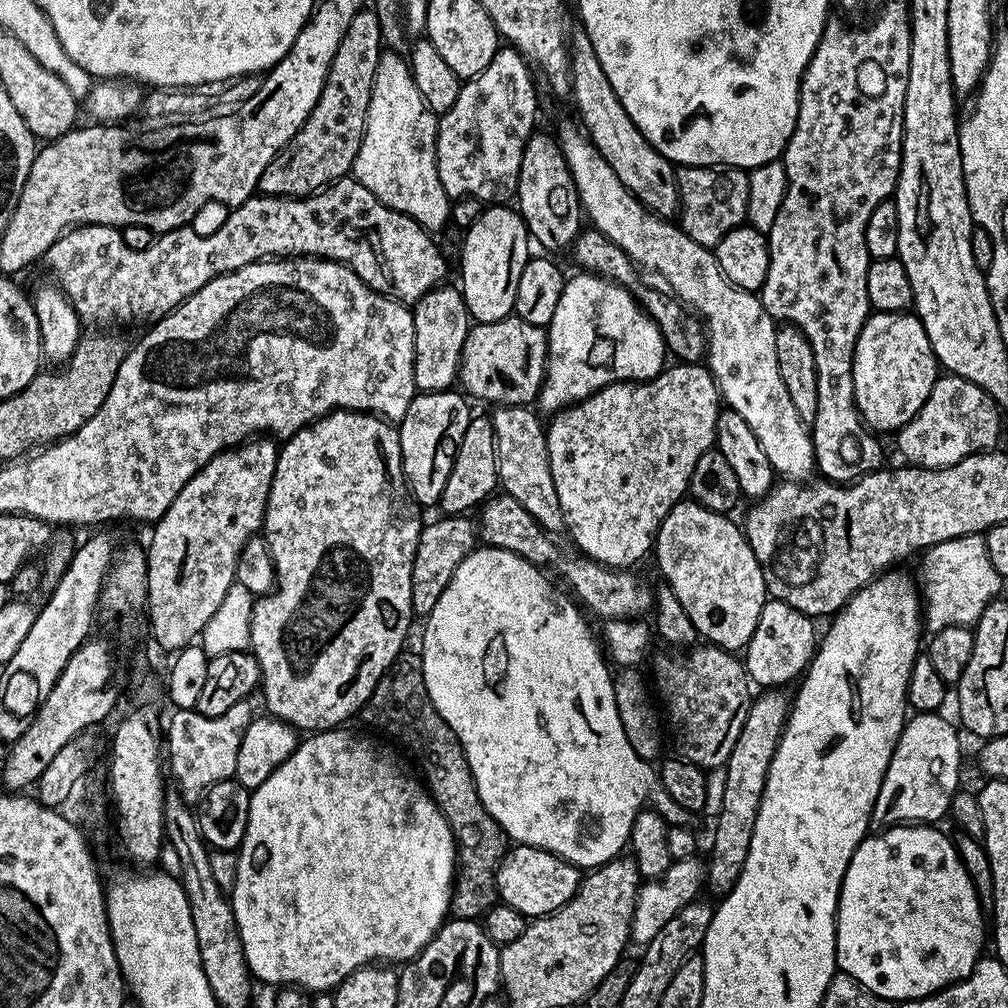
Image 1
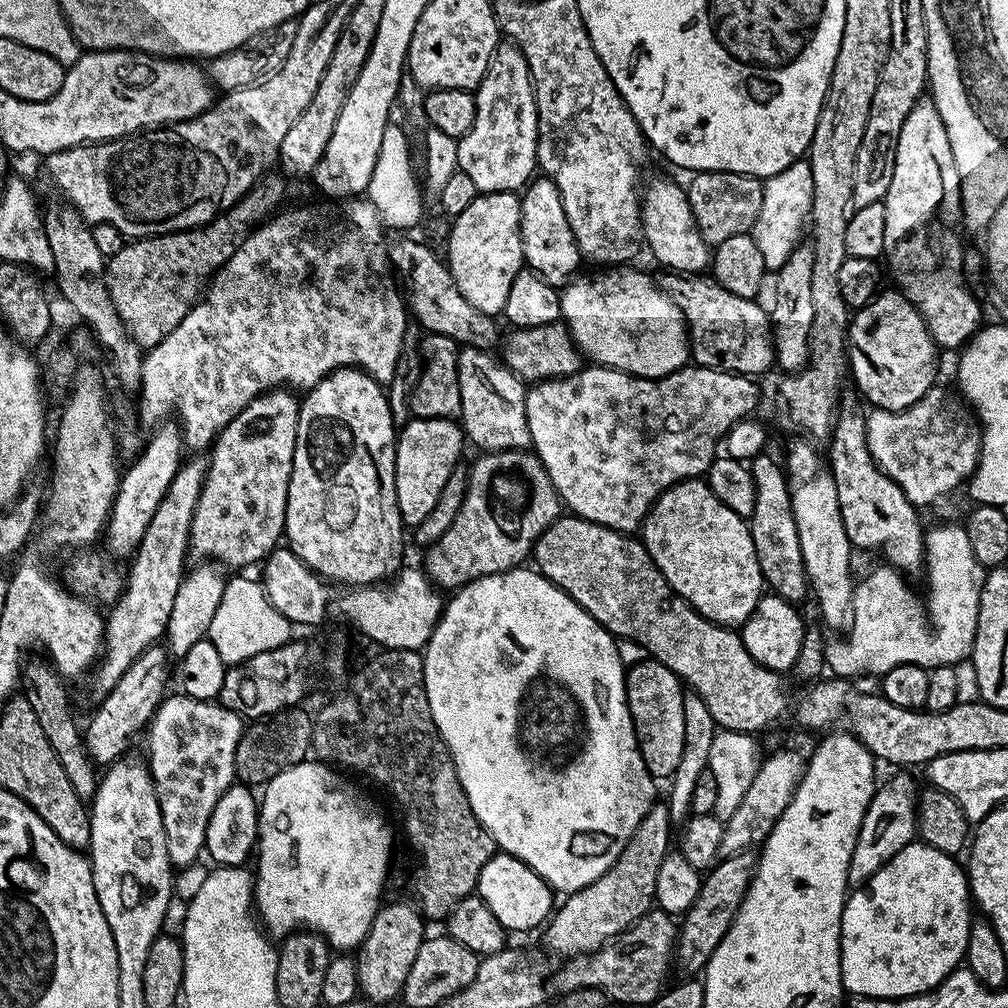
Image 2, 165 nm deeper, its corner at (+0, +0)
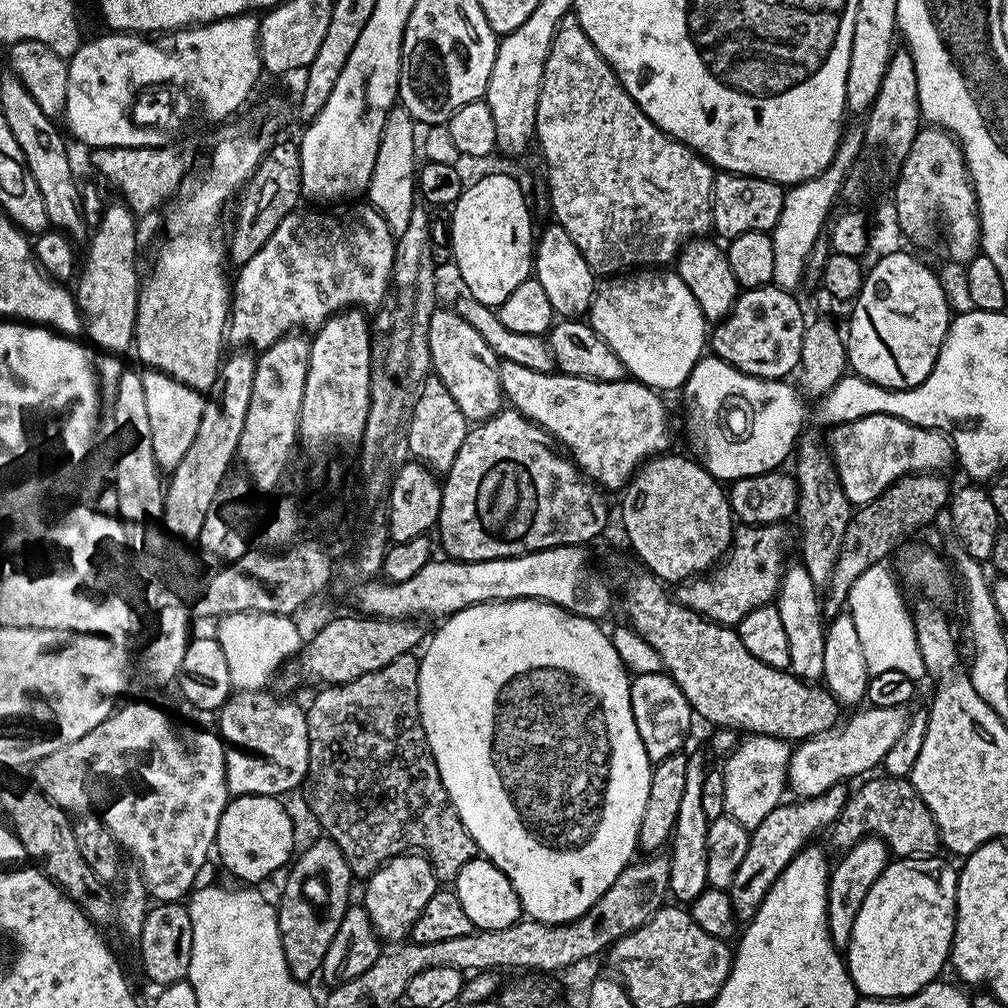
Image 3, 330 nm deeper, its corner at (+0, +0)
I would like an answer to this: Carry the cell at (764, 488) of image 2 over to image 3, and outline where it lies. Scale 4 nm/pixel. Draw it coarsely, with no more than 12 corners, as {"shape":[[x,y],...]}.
{"shape":[[789,563],[774,606],[790,645],[787,671],[823,681],[826,621],[818,586]]}

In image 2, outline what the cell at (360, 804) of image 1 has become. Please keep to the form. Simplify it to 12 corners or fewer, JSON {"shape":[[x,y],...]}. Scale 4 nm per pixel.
{"shape":[[331,764],[258,800],[254,908],[348,954],[388,880],[392,828]]}

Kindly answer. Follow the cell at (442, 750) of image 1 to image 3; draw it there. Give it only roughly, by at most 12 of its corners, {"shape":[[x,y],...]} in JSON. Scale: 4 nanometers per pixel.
{"shape":[[420,661],[321,687],[302,788],[367,882],[478,856],[424,733]]}

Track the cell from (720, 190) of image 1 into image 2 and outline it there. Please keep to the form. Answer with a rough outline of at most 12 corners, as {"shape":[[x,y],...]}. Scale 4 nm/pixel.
{"shape":[[697,172],[686,184],[709,246],[755,229],[757,177]]}

